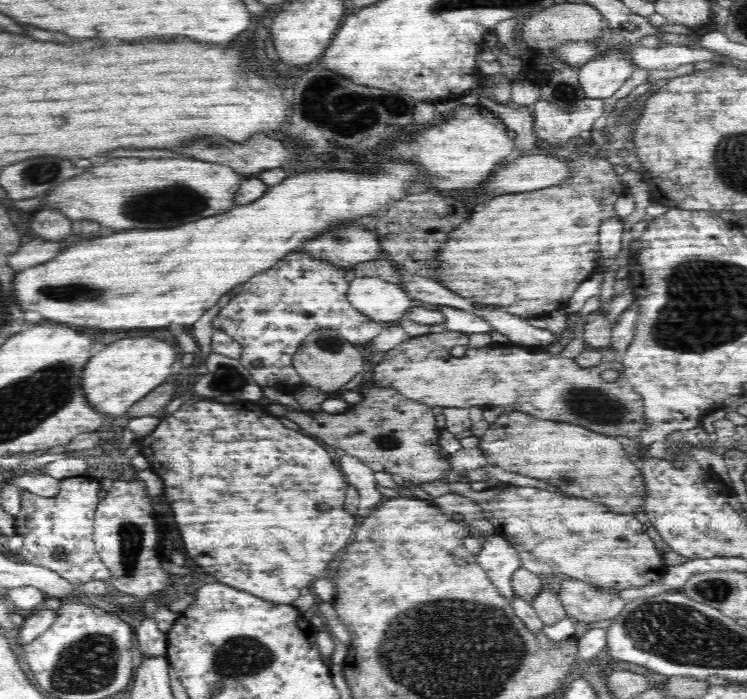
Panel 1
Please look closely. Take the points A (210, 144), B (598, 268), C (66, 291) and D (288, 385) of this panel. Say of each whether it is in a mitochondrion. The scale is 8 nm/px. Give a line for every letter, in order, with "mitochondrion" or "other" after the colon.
A: mitochondrion
B: other
C: mitochondrion
D: other

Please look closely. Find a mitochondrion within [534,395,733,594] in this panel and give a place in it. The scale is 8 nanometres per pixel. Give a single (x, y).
(568, 481)

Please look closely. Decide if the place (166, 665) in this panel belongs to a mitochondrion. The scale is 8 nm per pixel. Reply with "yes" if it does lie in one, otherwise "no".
no

